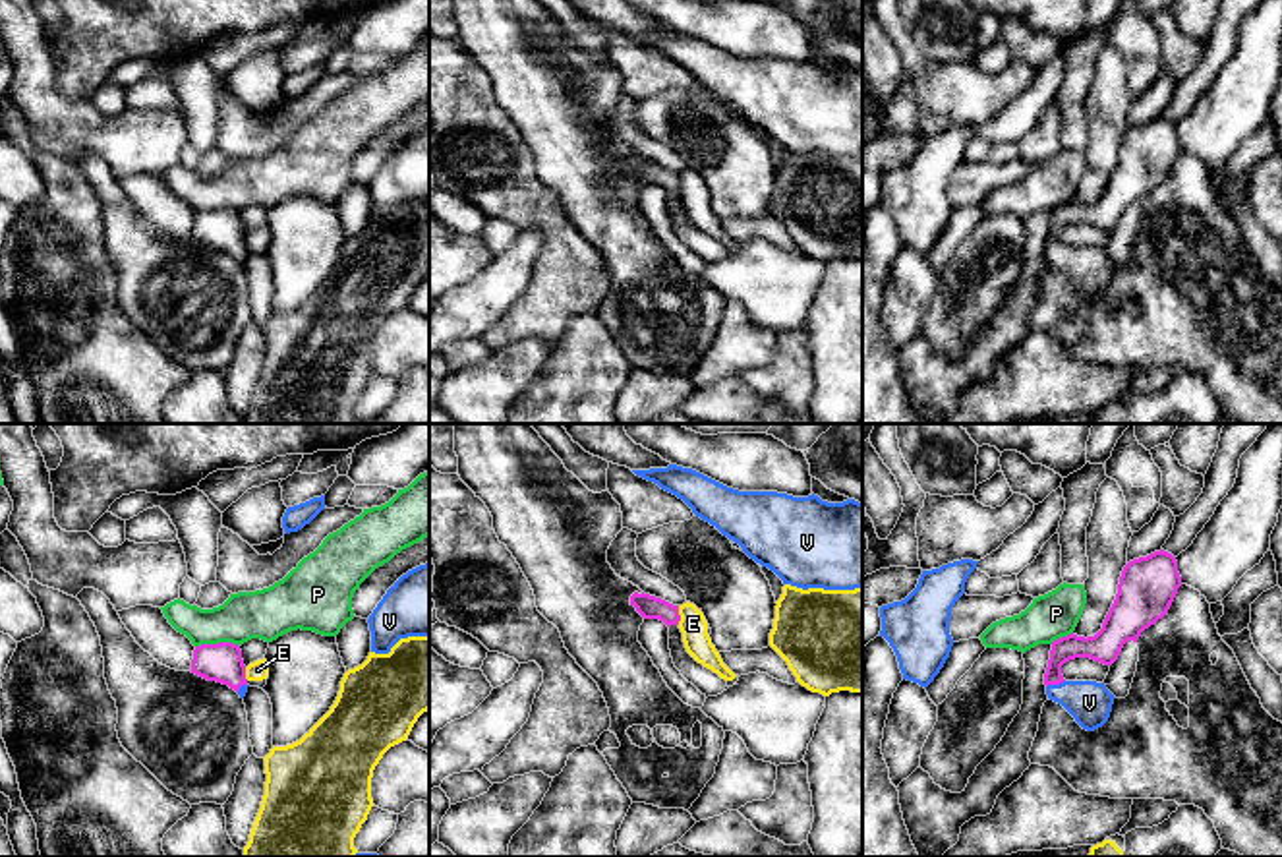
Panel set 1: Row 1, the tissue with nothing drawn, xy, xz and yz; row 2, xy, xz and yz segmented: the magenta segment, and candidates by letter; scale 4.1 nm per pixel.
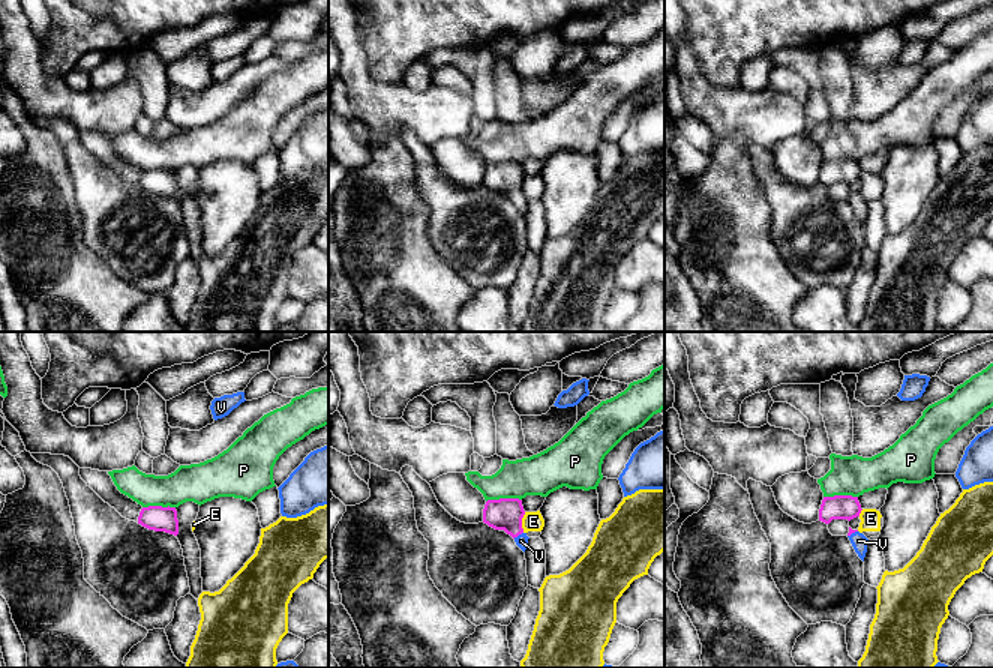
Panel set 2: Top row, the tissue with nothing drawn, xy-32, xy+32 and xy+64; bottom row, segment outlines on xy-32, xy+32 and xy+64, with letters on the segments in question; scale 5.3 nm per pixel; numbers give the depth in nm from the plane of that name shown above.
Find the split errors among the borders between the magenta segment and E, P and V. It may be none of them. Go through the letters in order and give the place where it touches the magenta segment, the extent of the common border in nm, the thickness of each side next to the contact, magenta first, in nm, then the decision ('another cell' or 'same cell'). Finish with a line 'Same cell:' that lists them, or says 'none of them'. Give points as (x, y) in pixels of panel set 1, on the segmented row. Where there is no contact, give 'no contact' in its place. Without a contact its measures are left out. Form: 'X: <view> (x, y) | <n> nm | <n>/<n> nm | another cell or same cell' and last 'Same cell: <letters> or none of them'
E: xz (679, 616) | 80 nm | 100/120 nm | another cell
P: xy (219, 643) | 180 nm | 160/220 nm | another cell
V: yz (1054, 683) | 90 nm | 120/180 nm | same cell
Same cell: V

